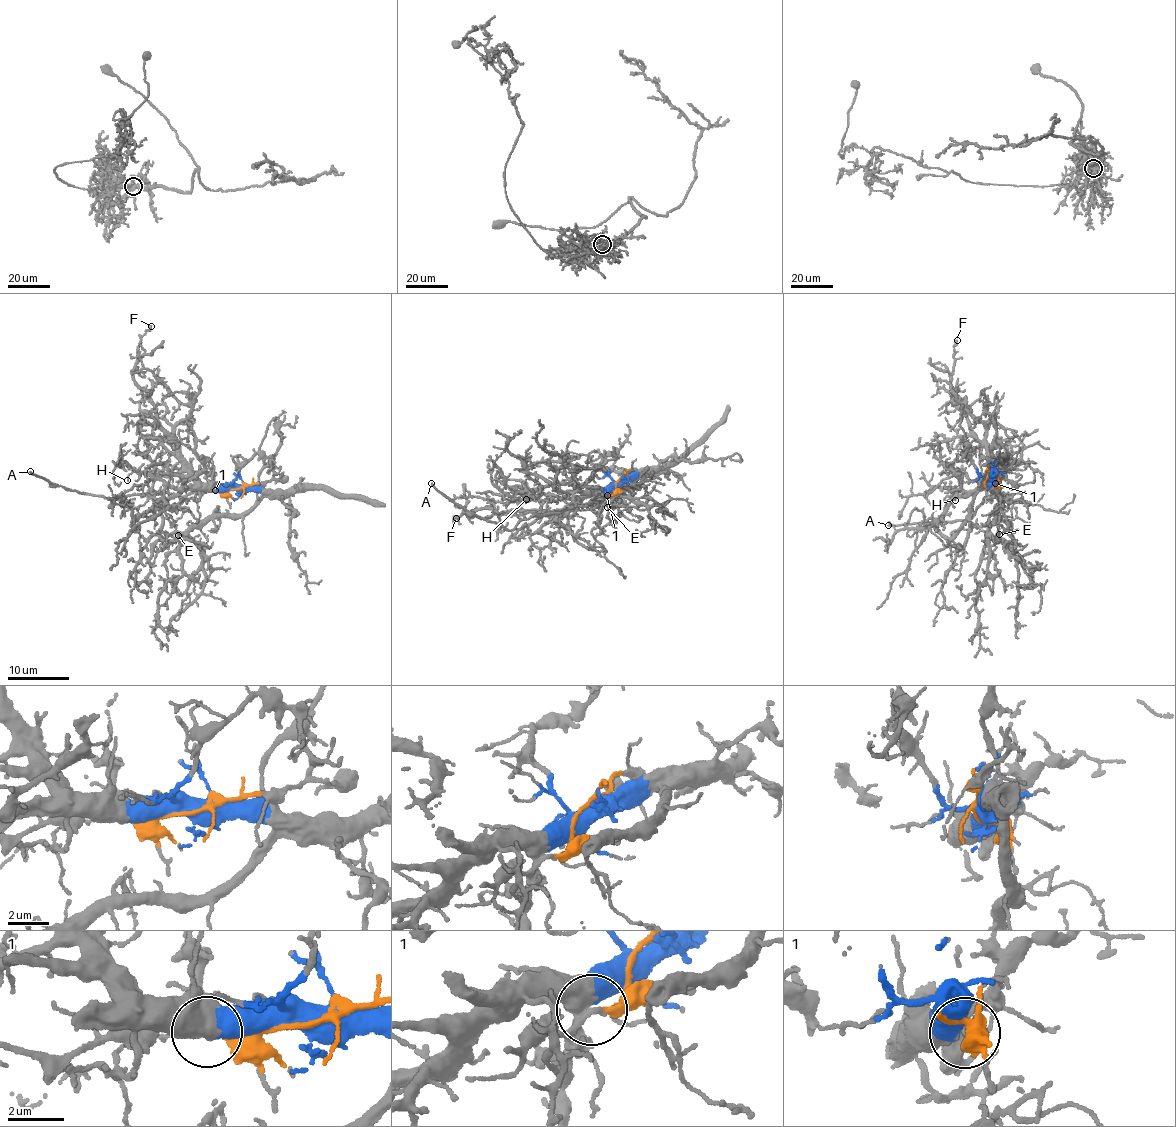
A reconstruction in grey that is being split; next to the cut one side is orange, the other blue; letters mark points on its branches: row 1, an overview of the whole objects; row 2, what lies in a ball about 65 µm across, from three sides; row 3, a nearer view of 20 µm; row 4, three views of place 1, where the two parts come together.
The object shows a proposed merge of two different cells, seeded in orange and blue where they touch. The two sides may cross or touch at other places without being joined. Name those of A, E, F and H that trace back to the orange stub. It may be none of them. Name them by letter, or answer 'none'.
A

